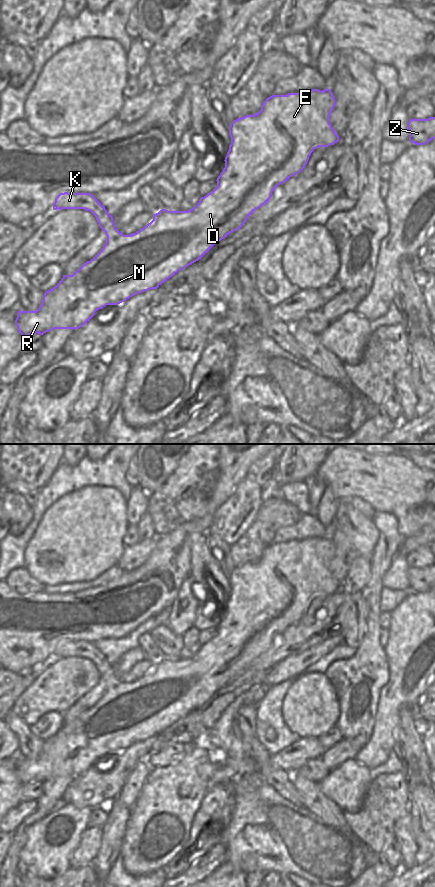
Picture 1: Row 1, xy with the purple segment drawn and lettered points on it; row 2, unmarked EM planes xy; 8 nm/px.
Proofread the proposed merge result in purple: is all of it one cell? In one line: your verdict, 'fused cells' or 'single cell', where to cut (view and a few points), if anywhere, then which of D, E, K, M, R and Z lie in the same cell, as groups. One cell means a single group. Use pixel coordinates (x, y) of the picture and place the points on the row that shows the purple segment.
single cell; no cut; D E K M R Z

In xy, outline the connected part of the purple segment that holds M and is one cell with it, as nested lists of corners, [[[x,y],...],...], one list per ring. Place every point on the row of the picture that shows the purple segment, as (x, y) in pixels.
[[[312,89],[310,91],[304,91],[302,93],[288,93],[286,95],[272,95],[268,97],[262,104],[261,110],[254,115],[246,115],[234,120],[229,126],[229,136],[231,138],[231,144],[225,157],[225,168],[217,178],[217,186],[207,195],[201,197],[199,202],[188,211],[168,211],[161,209],[158,213],[153,215],[153,220],[145,225],[142,229],[136,233],[130,235],[124,235],[115,228],[113,217],[107,212],[105,207],[90,193],[60,193],[53,204],[53,210],[57,209],[84,209],[90,211],[96,218],[100,228],[105,232],[107,240],[103,248],[90,260],[81,265],[72,275],[63,275],[63,278],[50,290],[46,291],[43,296],[43,300],[36,311],[18,311],[15,324],[17,330],[22,337],[28,335],[34,335],[36,333],[43,335],[48,331],[54,329],[78,329],[85,325],[99,309],[102,309],[106,305],[118,305],[130,297],[148,291],[150,289],[157,289],[162,283],[167,281],[170,277],[175,275],[178,271],[188,267],[192,263],[201,259],[216,243],[227,237],[230,233],[240,229],[246,222],[247,218],[258,208],[265,205],[271,198],[273,190],[280,184],[287,181],[290,177],[300,173],[309,160],[309,156],[314,149],[318,147],[328,147],[334,145],[339,141],[339,136],[333,130],[329,116],[335,106],[335,98],[330,89],[324,89],[322,91],[318,89]]]

